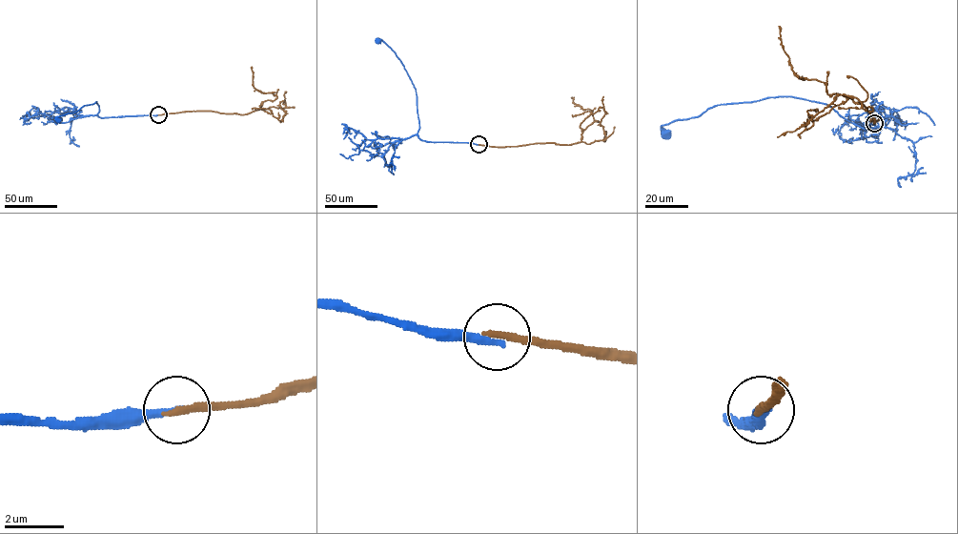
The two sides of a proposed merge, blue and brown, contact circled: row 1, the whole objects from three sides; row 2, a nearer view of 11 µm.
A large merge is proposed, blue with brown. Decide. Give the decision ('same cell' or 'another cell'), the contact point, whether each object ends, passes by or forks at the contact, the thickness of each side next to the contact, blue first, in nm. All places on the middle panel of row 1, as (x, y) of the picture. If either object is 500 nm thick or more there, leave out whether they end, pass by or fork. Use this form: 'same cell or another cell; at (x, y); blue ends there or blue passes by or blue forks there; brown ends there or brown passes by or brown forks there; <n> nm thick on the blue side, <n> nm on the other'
another cell; at (478, 144); blue ends there; brown ends there; 260 nm thick on the blue side, 280 nm on the other

